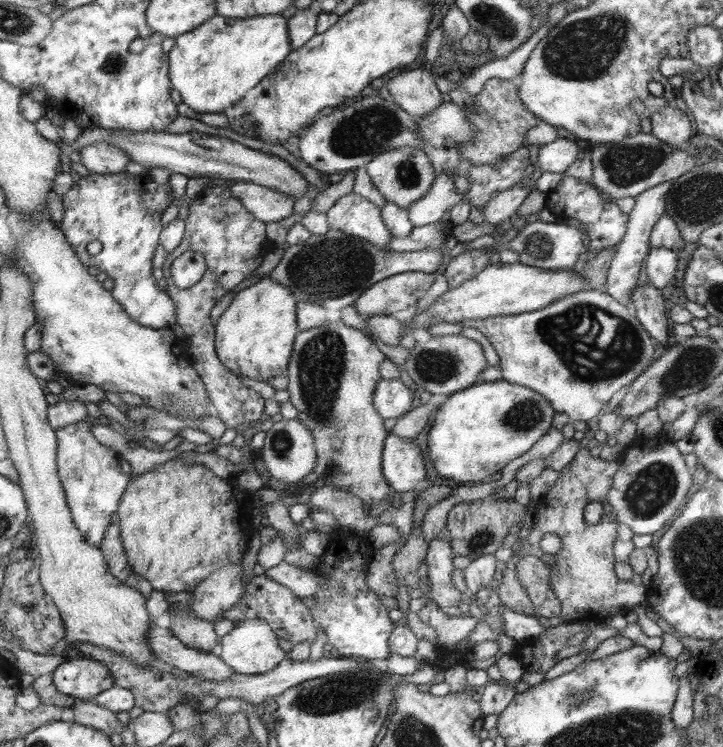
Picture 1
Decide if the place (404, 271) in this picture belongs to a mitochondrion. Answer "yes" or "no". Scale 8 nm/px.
no

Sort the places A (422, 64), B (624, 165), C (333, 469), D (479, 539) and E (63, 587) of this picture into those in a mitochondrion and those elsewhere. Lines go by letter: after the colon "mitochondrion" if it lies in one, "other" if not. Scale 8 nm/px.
A: other
B: mitochondrion
C: mitochondrion
D: mitochondrion
E: other

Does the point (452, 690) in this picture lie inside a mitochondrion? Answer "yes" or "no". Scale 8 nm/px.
no

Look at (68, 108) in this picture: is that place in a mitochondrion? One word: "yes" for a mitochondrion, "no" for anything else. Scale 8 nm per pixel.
no

